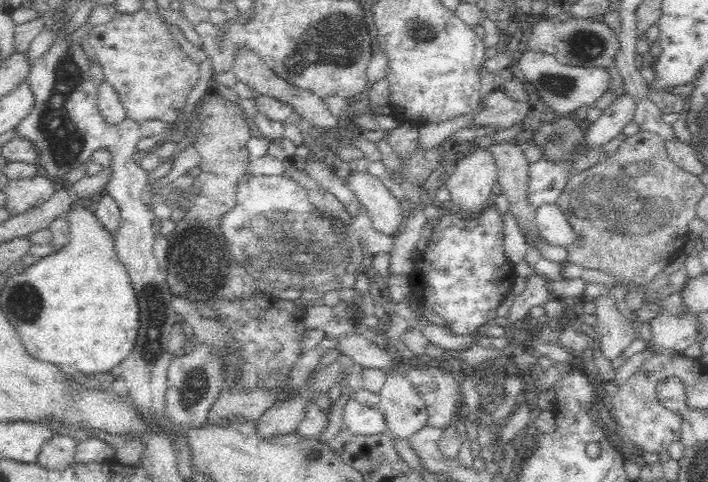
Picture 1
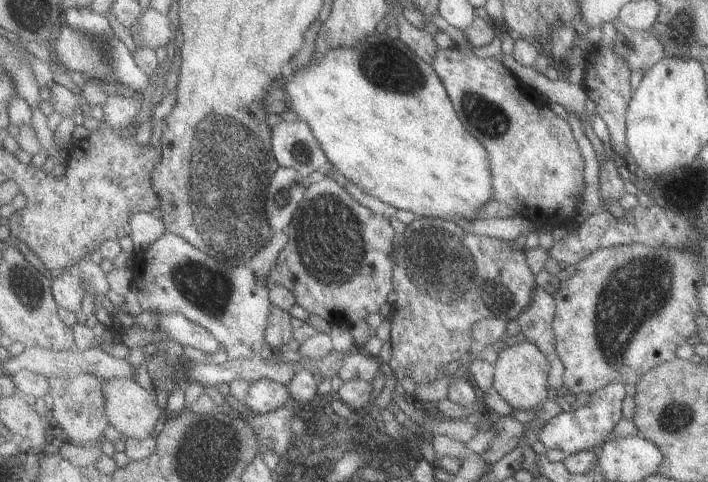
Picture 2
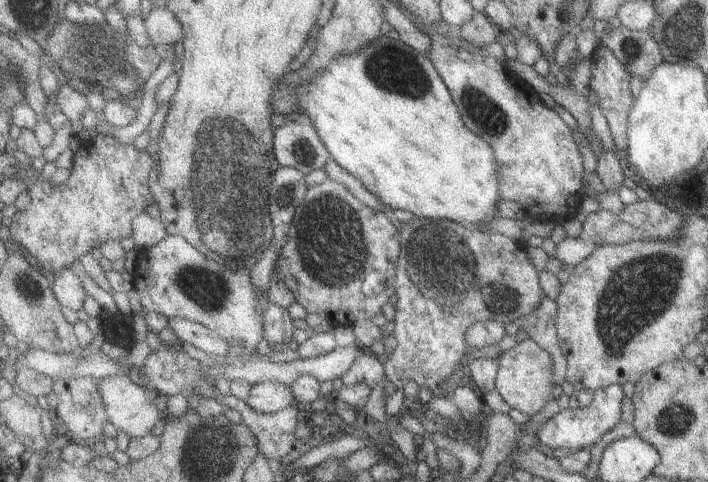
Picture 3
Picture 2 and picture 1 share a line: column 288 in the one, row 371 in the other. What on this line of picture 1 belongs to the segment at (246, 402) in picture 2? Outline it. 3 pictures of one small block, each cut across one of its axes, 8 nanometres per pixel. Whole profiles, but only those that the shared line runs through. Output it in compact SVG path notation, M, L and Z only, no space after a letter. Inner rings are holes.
M392 364L388 368L386 384L378 396L378 408L386 418L386 428L392 438L404 440L426 426L424 398L398 366Z

